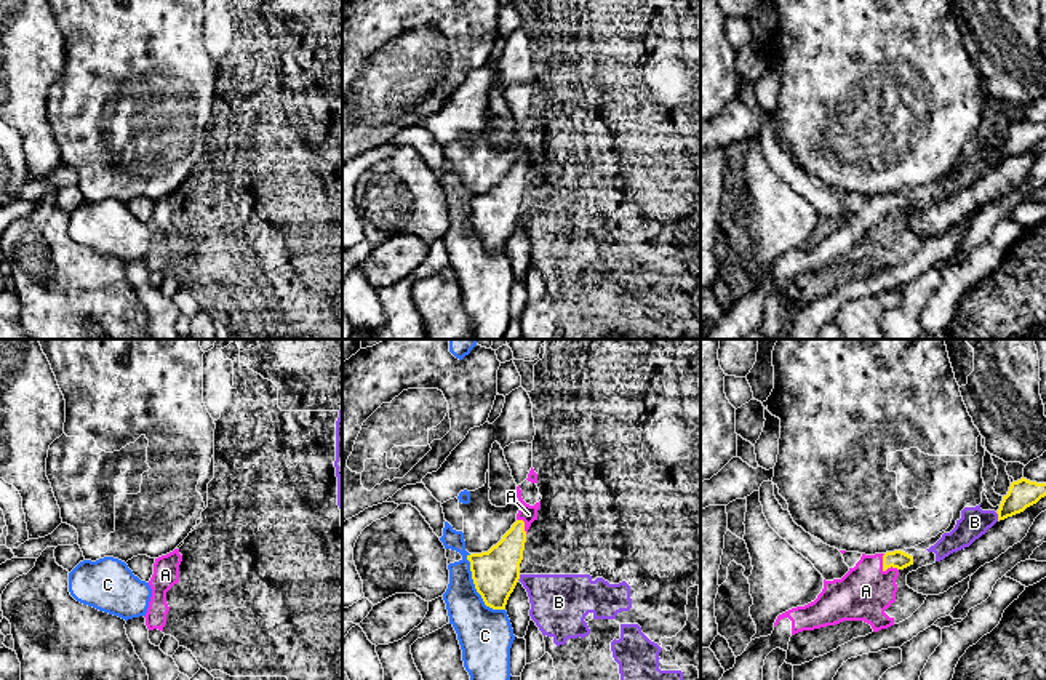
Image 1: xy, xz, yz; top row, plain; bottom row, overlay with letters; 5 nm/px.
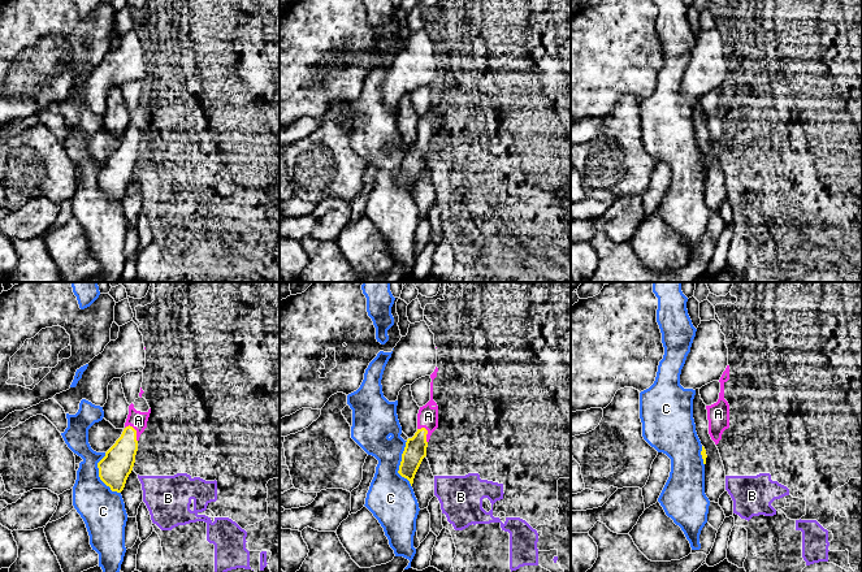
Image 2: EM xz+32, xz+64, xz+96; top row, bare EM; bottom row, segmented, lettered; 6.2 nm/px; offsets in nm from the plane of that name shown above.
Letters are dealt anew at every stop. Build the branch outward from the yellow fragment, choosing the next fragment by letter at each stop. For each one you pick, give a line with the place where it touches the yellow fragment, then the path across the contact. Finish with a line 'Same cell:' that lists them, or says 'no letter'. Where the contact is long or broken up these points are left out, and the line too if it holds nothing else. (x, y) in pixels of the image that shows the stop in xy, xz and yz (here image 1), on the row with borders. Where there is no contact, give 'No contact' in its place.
A: Touches yellow at yz (883, 568). Path across: yz (898, 559), (883, 568), (866, 591)
Same cell: A

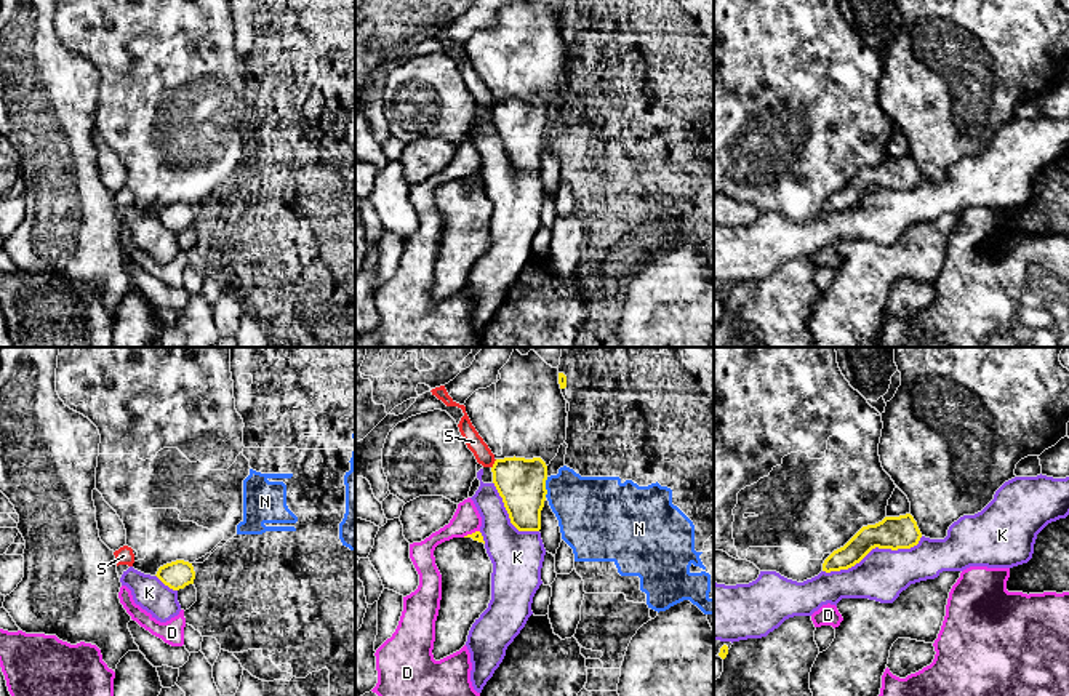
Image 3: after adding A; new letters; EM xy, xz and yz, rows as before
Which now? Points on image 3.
Same cell: no letter

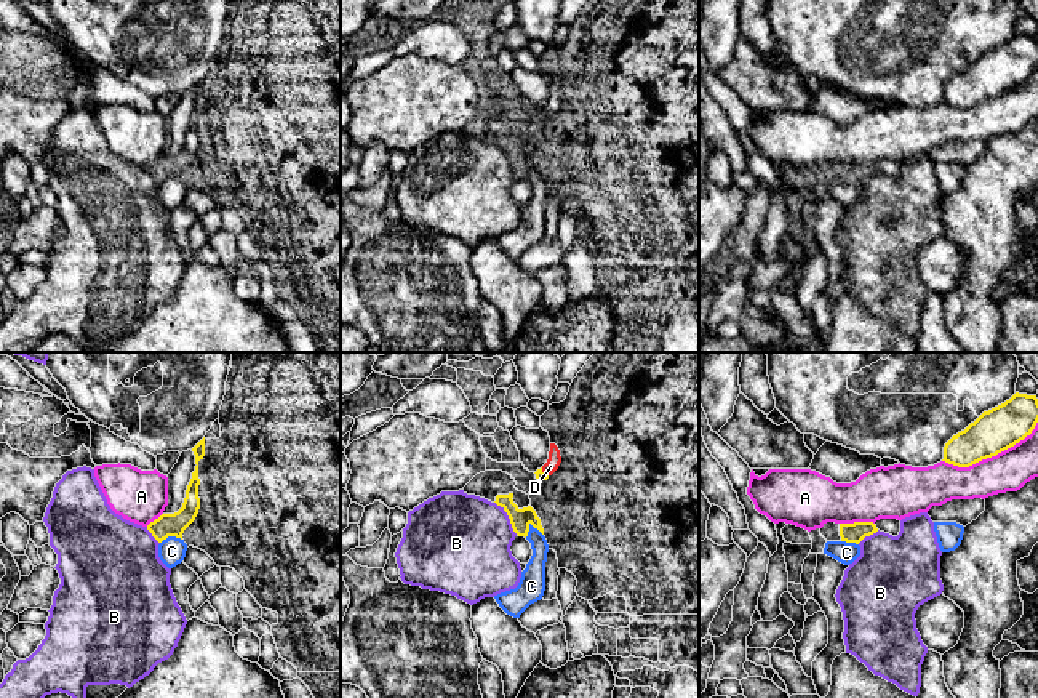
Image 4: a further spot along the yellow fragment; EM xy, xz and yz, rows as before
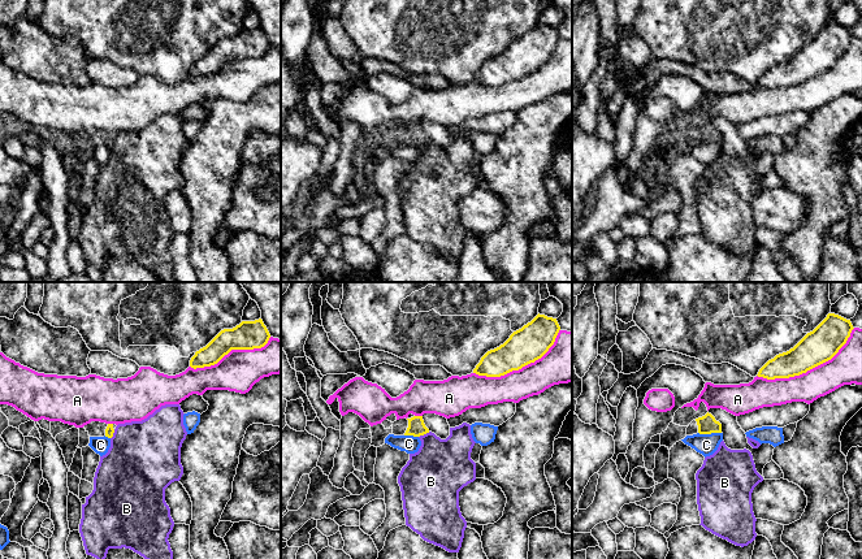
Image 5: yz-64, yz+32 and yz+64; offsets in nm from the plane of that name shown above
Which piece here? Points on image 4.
D: Touches yellow at xz (542, 473). Path across: xz (539, 474), (542, 473), (550, 466)
Same cell: D

